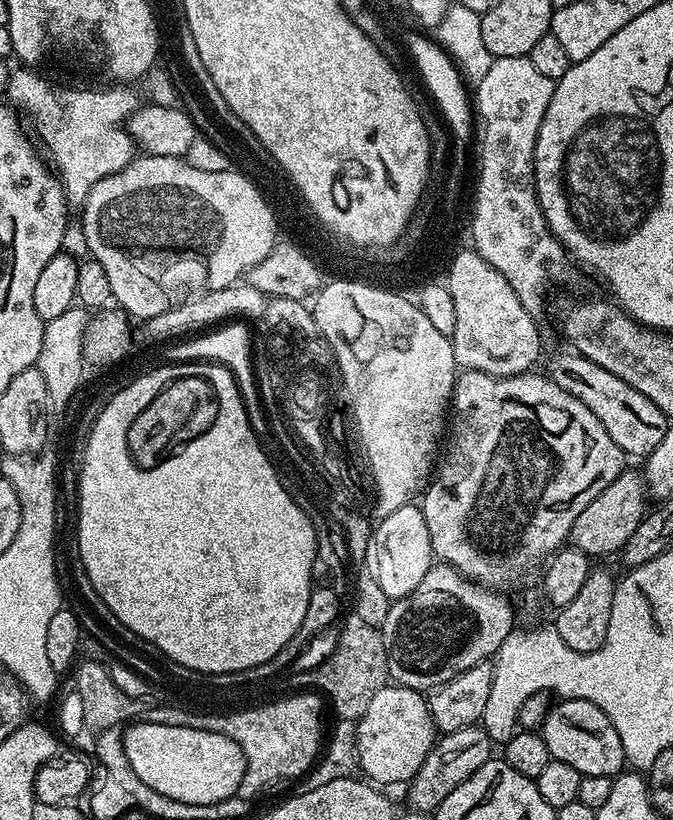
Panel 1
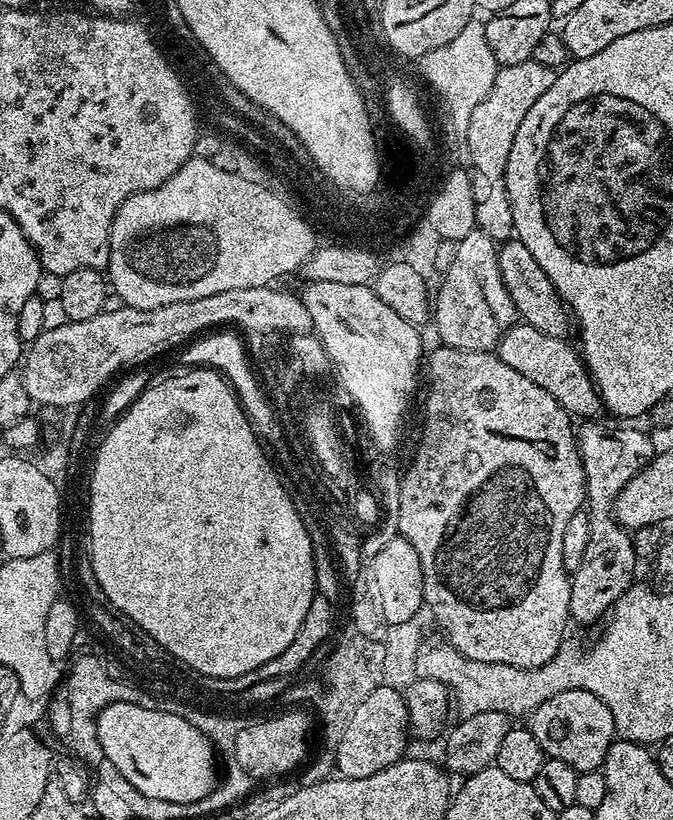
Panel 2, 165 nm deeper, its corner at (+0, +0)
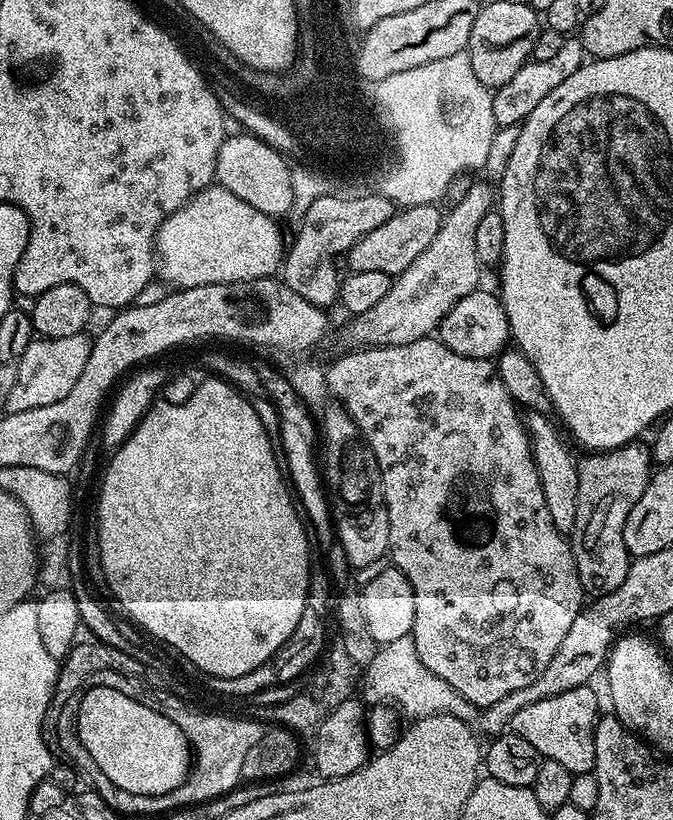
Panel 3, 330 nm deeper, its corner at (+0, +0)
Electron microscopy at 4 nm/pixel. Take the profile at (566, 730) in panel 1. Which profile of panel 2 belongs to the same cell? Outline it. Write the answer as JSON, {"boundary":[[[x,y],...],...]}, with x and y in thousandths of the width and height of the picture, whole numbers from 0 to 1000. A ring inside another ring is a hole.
{"boundary":[[[863,839],[835,841],[823,851],[811,851],[788,871],[788,887],[810,923],[841,929],[859,944],[896,938],[900,915],[917,901],[912,874],[900,866],[900,856]]]}

